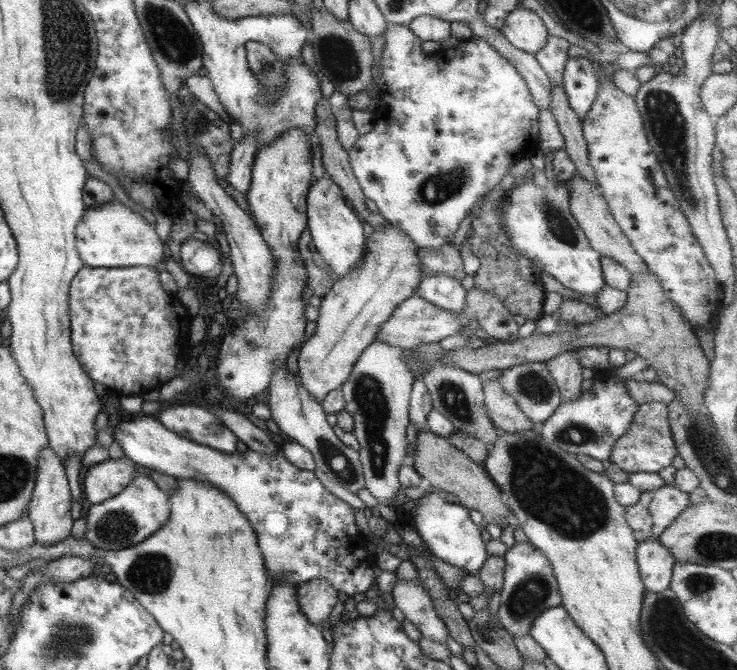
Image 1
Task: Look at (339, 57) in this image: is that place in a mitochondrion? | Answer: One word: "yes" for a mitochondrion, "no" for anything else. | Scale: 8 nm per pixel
yes

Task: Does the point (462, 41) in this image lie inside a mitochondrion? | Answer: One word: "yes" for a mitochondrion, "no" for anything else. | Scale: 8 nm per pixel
no

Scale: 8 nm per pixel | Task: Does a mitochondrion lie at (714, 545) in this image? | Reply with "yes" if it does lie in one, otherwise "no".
yes

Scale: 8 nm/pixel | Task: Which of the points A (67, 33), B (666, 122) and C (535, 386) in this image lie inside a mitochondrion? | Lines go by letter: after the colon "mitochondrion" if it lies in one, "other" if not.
A: mitochondrion
B: mitochondrion
C: mitochondrion

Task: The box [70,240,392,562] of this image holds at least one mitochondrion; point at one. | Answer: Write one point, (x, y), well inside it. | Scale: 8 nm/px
(116, 527)

